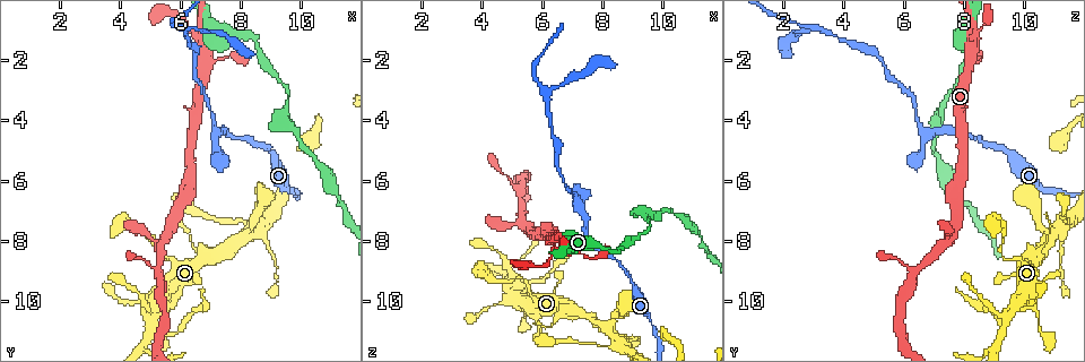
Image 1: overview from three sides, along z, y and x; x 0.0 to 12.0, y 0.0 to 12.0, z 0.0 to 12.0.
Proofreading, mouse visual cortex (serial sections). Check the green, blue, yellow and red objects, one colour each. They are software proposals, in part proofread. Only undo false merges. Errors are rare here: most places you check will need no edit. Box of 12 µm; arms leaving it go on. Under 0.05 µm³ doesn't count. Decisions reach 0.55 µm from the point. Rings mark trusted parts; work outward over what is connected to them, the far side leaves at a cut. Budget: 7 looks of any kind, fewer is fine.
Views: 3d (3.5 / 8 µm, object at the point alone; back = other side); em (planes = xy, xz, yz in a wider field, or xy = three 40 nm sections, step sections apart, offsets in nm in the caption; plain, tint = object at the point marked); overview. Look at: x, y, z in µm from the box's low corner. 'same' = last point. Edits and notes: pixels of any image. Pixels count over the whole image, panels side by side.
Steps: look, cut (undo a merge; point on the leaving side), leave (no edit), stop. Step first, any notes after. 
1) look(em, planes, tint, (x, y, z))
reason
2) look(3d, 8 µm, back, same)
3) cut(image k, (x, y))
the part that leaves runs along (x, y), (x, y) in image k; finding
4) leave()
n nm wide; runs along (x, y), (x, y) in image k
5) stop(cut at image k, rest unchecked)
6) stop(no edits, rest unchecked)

look(3d, 3.5 µm, (8.5, 1.4, 8.4))
abrupt turn

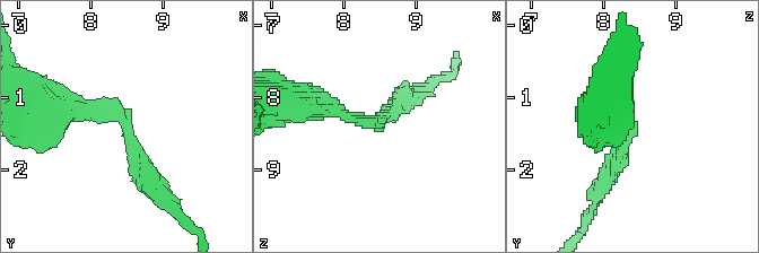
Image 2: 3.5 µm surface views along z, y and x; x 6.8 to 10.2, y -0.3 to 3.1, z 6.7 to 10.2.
look(em, planes, tint, (8.50, 1.40, 8.35))
need the tissue

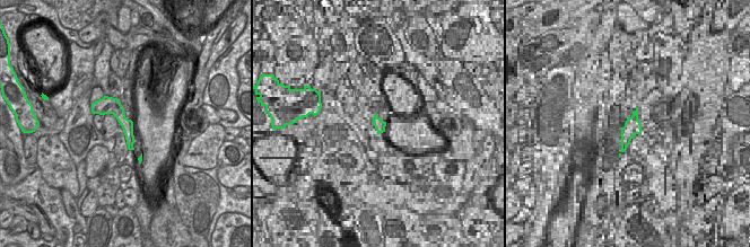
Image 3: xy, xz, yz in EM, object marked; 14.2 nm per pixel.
leave()
runs along (95, 106), (121, 117), (130, 146) in image 3; continuous, no second cell

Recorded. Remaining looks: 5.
look(3d, 3.5 µm, back, (5.4, 8.5, 9.3))
abrupt turn

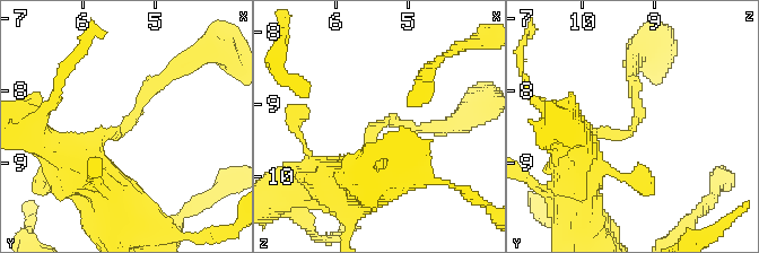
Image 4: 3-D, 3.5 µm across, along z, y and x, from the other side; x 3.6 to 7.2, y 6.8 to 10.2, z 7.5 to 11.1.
look(em, xy, step 2, tint, (5.40, 8.50, 9.30))
arms of 150, 150 nm

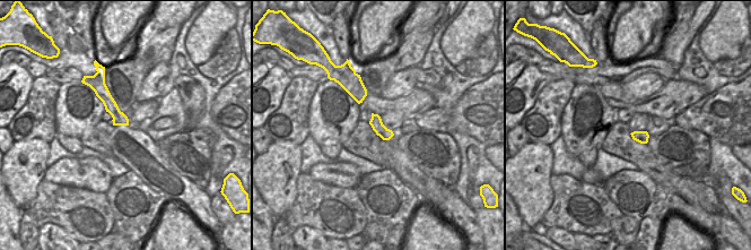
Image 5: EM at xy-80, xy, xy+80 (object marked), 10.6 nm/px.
look(em, xy, step 5, tint, same)

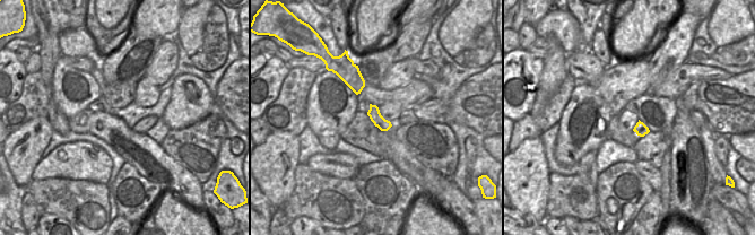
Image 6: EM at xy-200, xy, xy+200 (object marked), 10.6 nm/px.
leave()
runs along (92, 151), (175, 76) in image 4; all the same cell

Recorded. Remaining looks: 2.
stop(no edits, rest unchecked)

